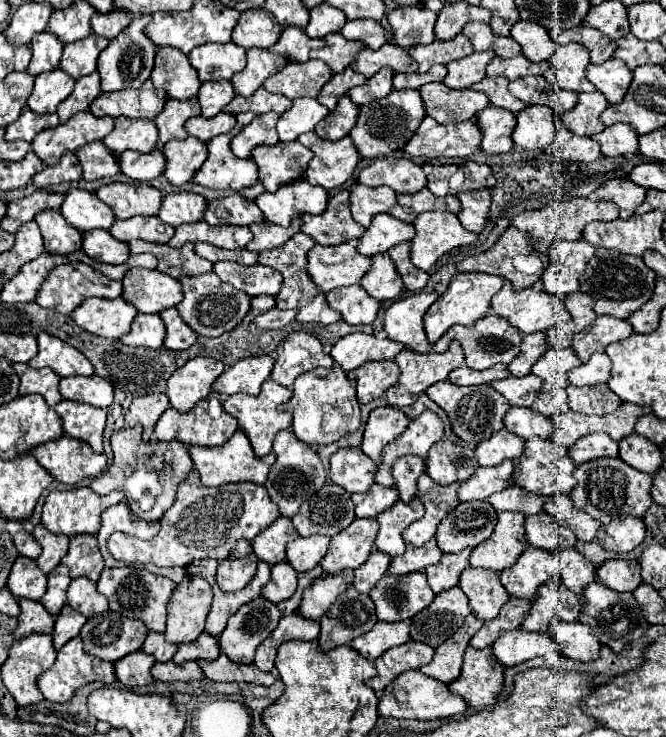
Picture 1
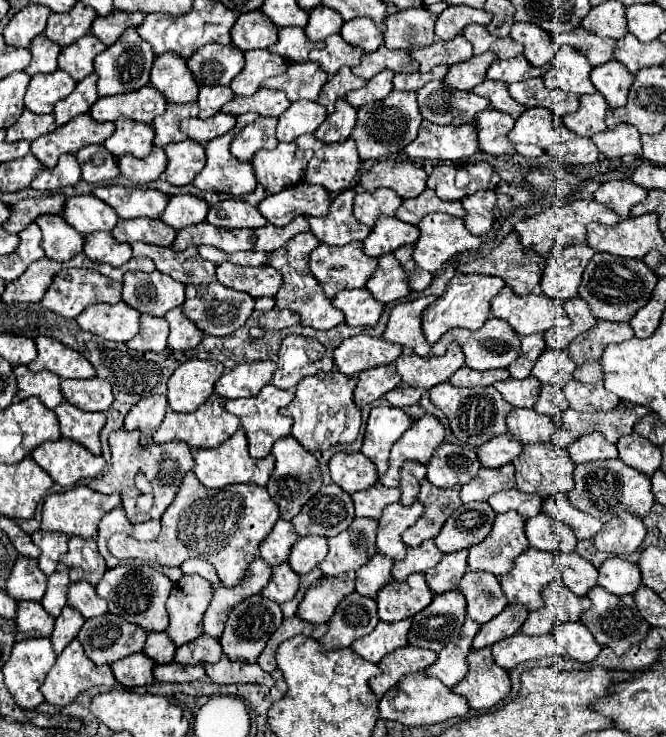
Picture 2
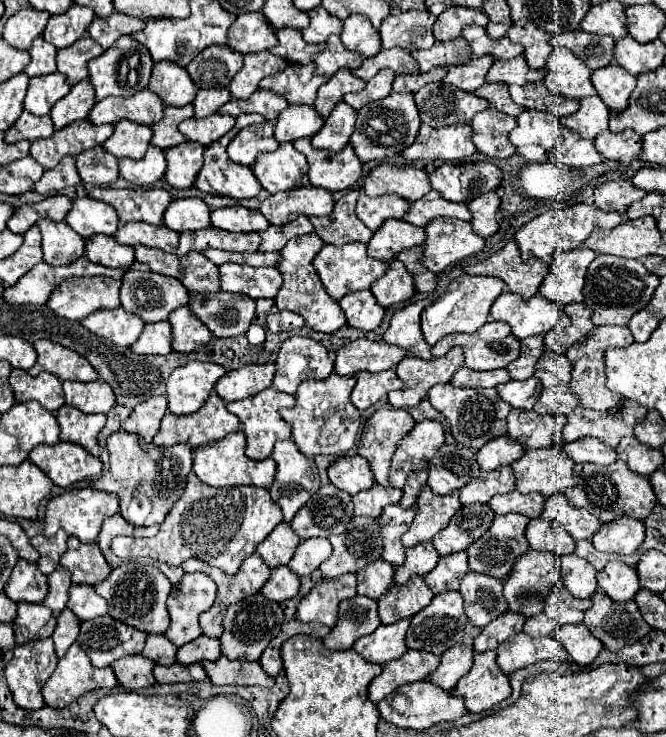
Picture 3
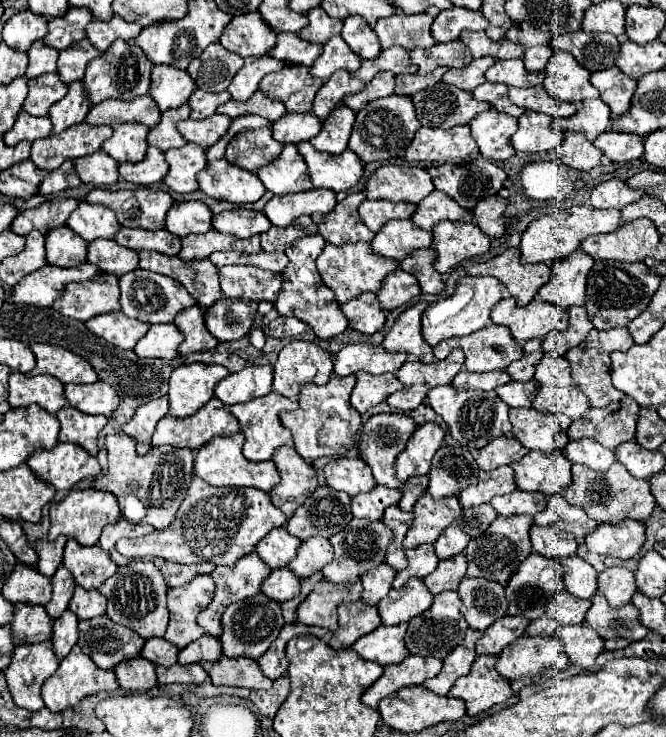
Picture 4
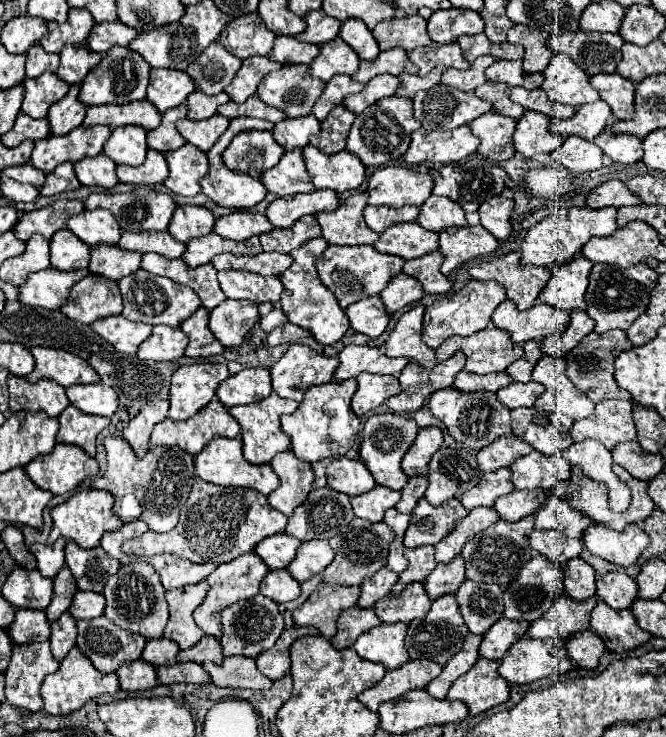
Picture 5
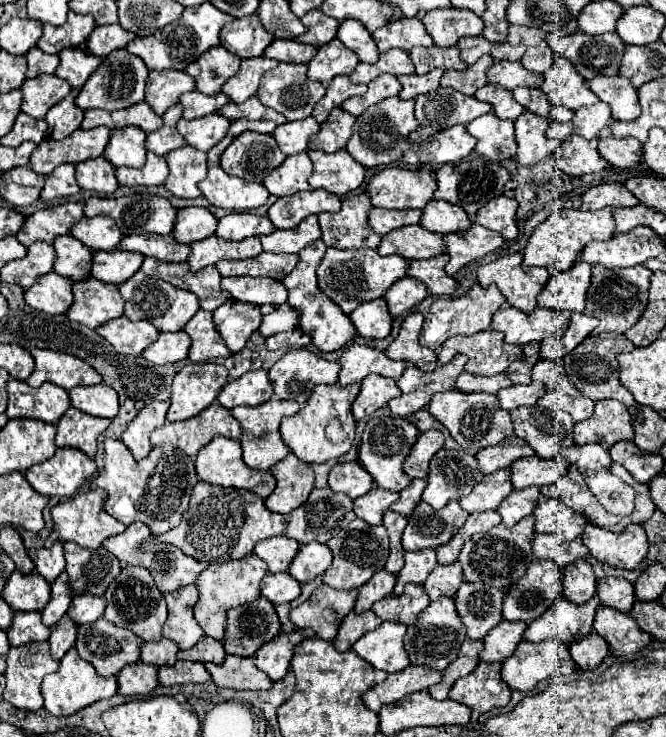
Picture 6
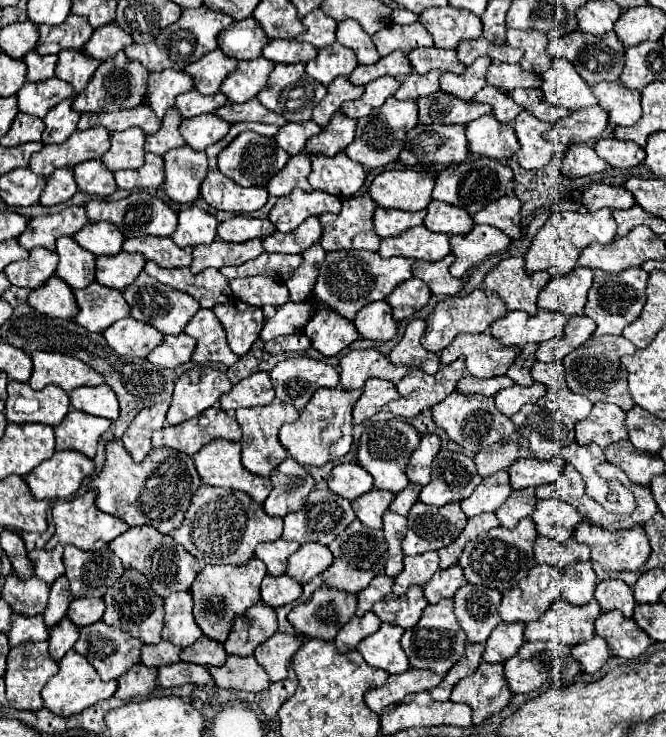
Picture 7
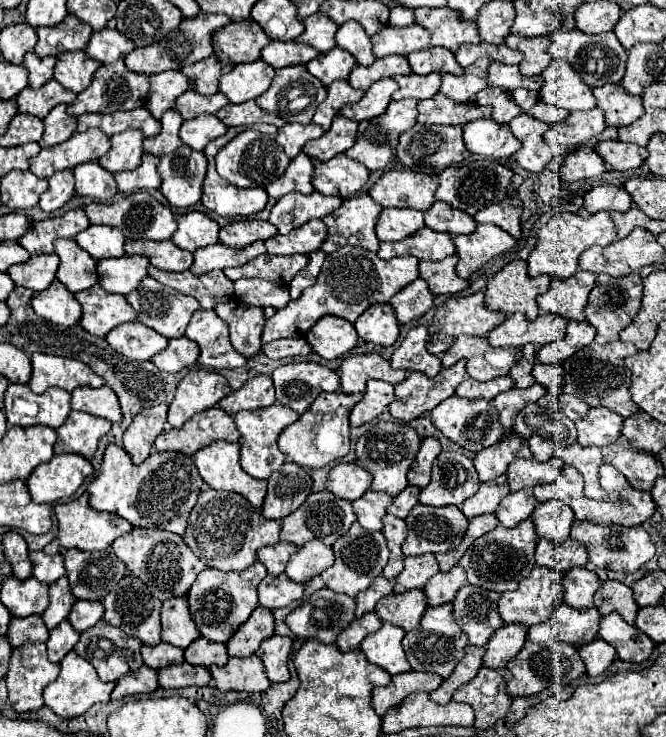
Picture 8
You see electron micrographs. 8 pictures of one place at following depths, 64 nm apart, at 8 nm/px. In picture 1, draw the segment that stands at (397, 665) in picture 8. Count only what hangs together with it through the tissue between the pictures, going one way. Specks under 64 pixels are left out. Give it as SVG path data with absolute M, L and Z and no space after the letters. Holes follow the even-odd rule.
M410 620L392 622L392 624L390 622L378 622L370 632L354 638L350 646L356 648L364 658L374 662L386 650L408 642L410 640L408 628L410 628Z

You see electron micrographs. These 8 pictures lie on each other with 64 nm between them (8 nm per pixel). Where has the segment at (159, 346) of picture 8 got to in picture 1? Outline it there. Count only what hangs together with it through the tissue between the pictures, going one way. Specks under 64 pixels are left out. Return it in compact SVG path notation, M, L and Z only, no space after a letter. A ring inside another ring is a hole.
M120 296L116 300L88 298L72 312L72 320L86 332L114 340L130 330L134 316L136 308Z

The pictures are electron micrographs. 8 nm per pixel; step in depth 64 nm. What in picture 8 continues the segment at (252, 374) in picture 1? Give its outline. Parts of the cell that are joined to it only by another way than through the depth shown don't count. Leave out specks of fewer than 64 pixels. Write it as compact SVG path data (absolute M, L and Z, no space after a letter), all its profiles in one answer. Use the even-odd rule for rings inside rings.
M258 374L250 380L246 380L242 384L242 388L224 396L218 402L218 406L228 414L236 414L238 410L258 410L264 406L272 406L274 402L276 402L276 398L274 398L272 378L266 374Z

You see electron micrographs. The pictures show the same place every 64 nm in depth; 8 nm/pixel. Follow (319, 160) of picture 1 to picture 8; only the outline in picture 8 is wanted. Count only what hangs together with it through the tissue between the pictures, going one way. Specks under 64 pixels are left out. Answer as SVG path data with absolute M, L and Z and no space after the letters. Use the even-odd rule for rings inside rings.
M338 154L328 162L314 164L312 186L322 194L340 196L344 200L354 196L366 184L366 180L368 168L350 160L346 154Z

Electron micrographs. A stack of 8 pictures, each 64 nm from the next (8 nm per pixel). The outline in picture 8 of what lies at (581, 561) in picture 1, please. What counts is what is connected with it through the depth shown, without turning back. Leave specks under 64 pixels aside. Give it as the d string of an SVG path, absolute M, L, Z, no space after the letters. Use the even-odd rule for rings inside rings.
M570 568L562 576L562 586L564 586L564 600L578 610L586 610L594 604L594 592L600 586L600 580L594 570L590 568Z

